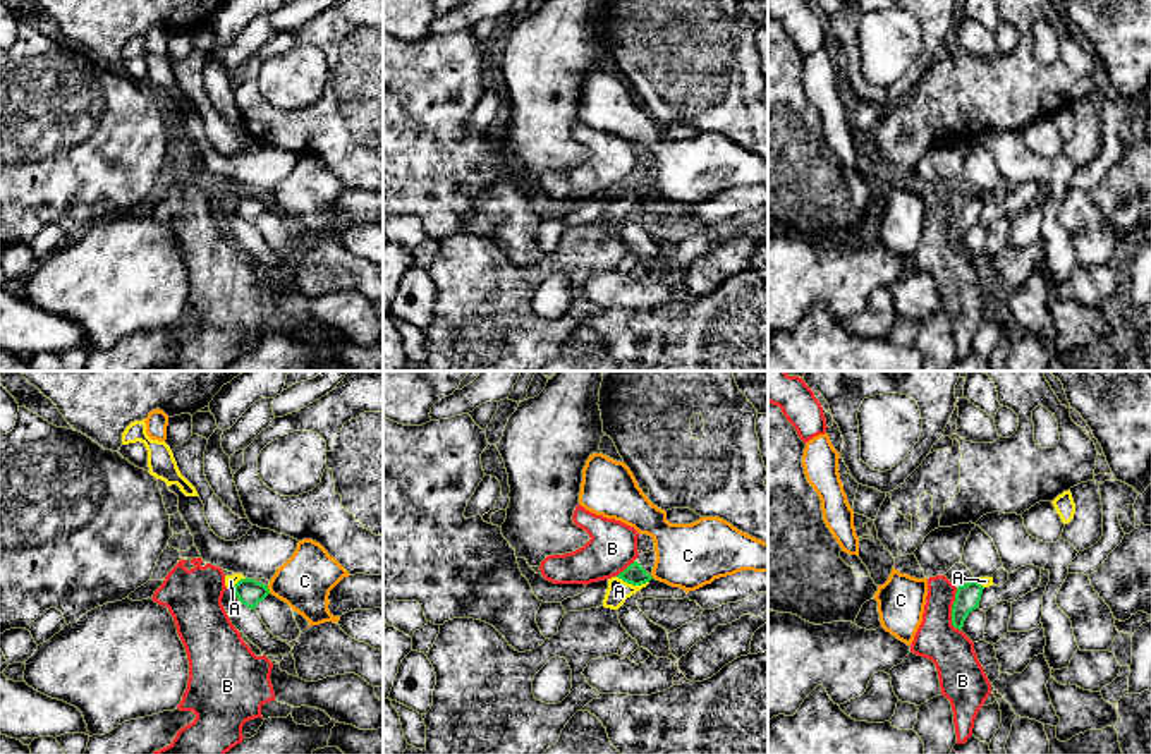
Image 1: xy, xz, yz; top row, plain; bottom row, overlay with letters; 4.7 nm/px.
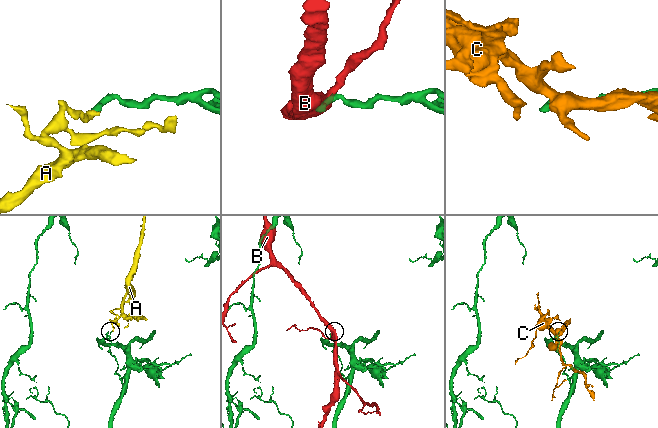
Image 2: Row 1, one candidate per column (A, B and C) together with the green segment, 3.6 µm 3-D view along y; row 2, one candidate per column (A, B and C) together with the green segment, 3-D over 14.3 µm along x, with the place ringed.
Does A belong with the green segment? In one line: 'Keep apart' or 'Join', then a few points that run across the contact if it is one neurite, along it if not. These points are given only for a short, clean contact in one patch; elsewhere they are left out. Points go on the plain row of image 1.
Keep apart. Line: xz (617, 191), (633, 200), (648, 198)

